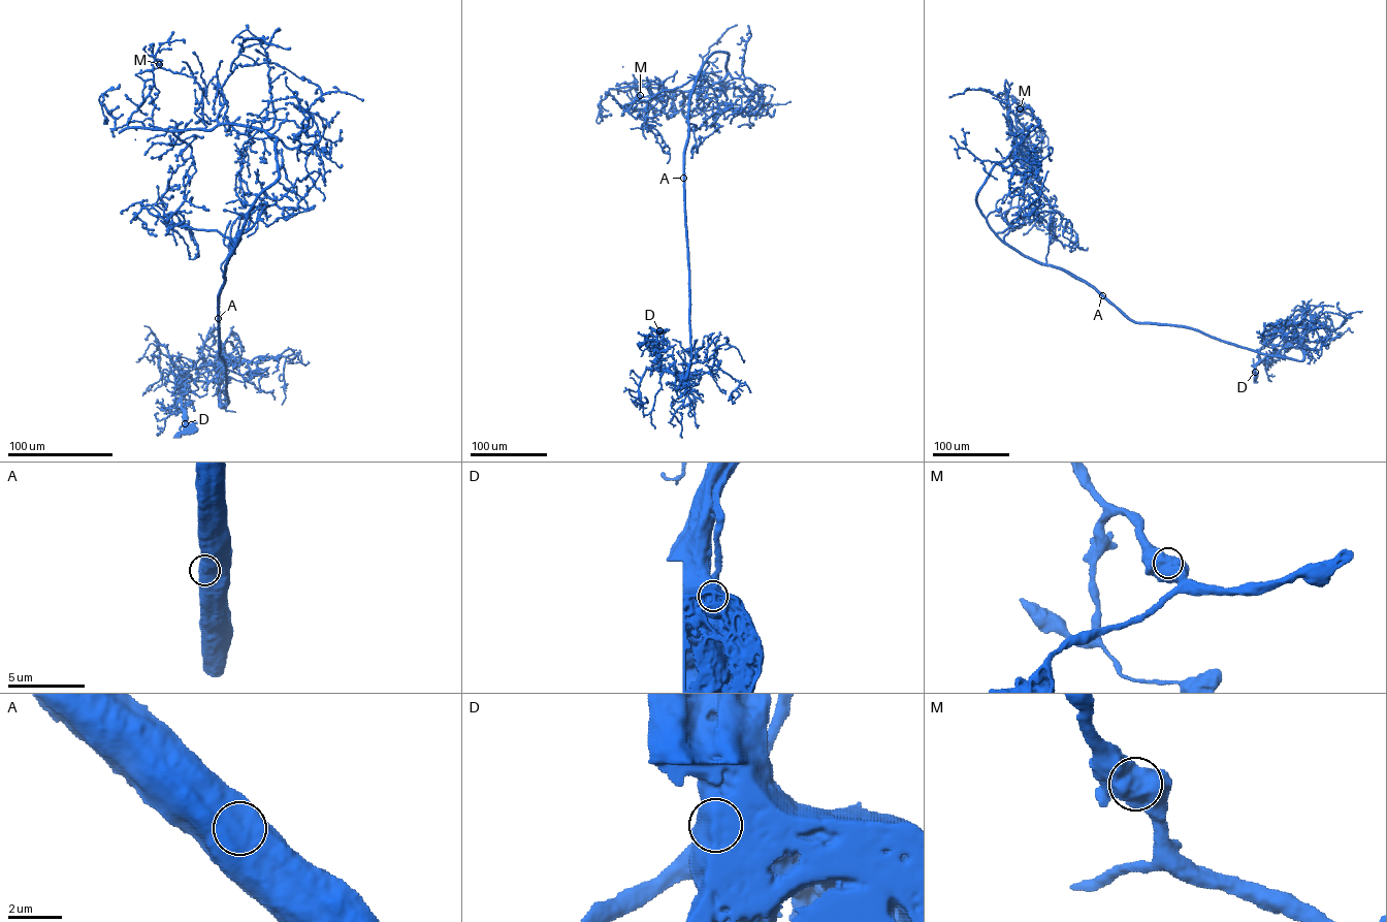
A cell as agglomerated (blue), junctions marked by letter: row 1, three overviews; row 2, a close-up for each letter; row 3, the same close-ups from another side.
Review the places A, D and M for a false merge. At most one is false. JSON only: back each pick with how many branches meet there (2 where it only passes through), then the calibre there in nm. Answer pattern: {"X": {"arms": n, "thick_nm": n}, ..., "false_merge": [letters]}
{"D": {"arms": 1, "thick_nm": 1050}, "false_merge": ["D"]}

